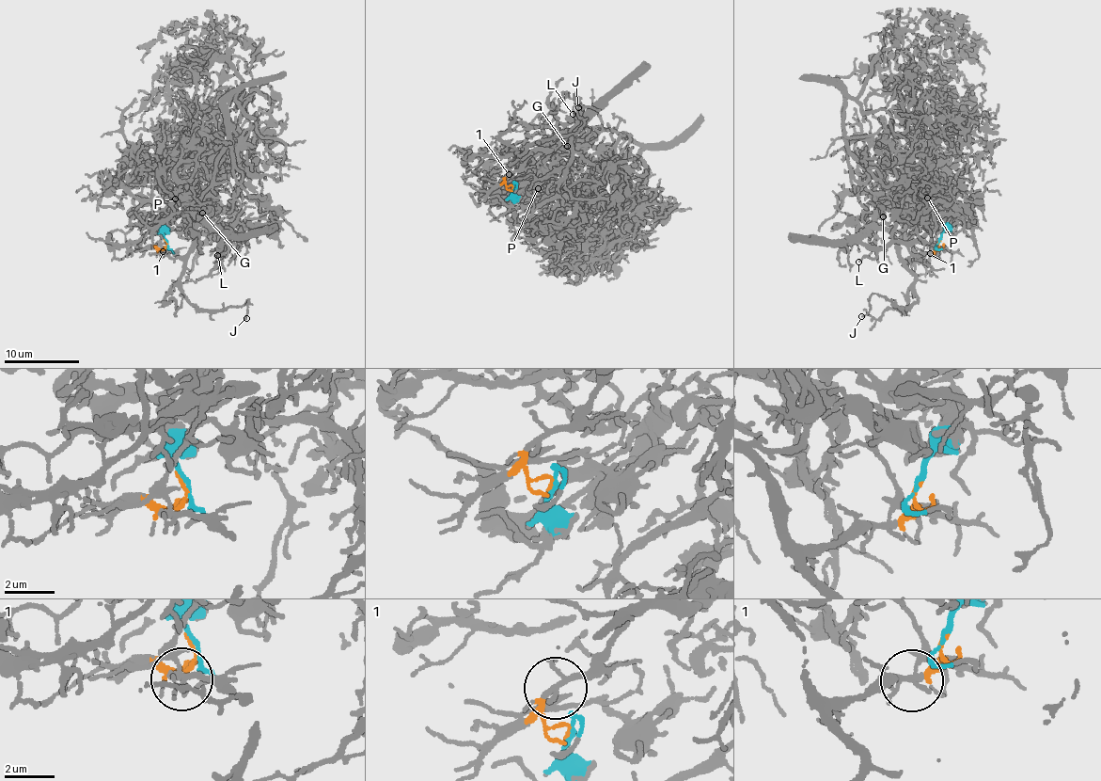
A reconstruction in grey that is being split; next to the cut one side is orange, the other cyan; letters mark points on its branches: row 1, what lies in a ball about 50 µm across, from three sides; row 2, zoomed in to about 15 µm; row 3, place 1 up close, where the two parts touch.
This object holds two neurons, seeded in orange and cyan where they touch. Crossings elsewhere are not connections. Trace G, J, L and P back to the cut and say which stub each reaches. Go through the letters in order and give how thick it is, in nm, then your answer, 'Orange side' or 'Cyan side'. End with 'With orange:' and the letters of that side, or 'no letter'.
G: Thickness 180 nm. Cyan side
J: Thickness 100 nm. Orange side
L: Thickness 120 nm. Orange side
P: Thickness 140 nm. Cyan side
With orange: J, L

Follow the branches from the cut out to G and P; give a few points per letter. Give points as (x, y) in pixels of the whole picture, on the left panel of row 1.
G: (165, 240), (163, 227), (169, 216), (177, 224), (196, 216), (206, 205), (205, 200), (202, 213)
P: (165, 240), (159, 218), (170, 209), (175, 199)

